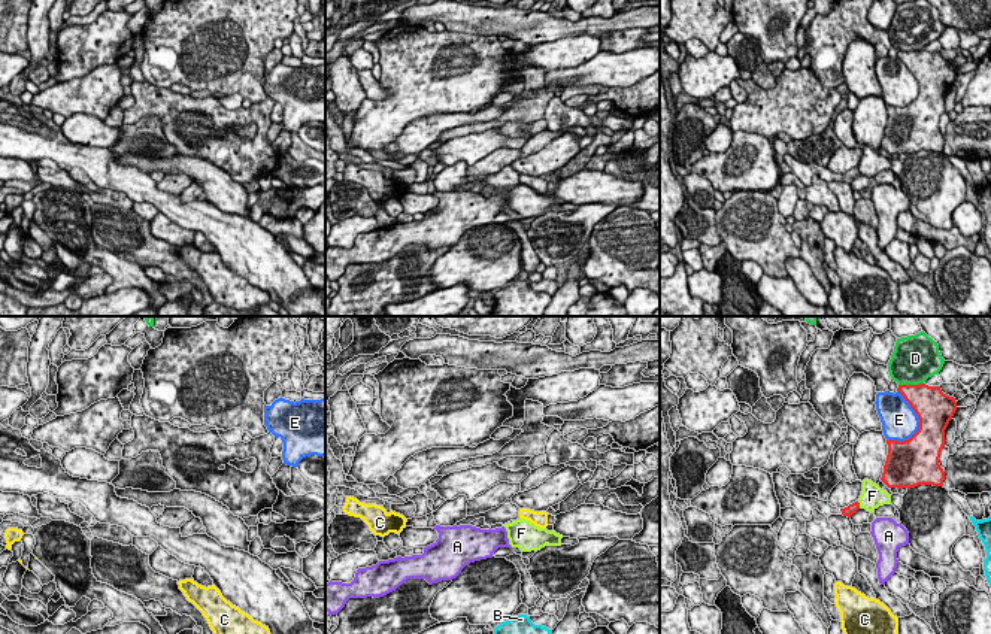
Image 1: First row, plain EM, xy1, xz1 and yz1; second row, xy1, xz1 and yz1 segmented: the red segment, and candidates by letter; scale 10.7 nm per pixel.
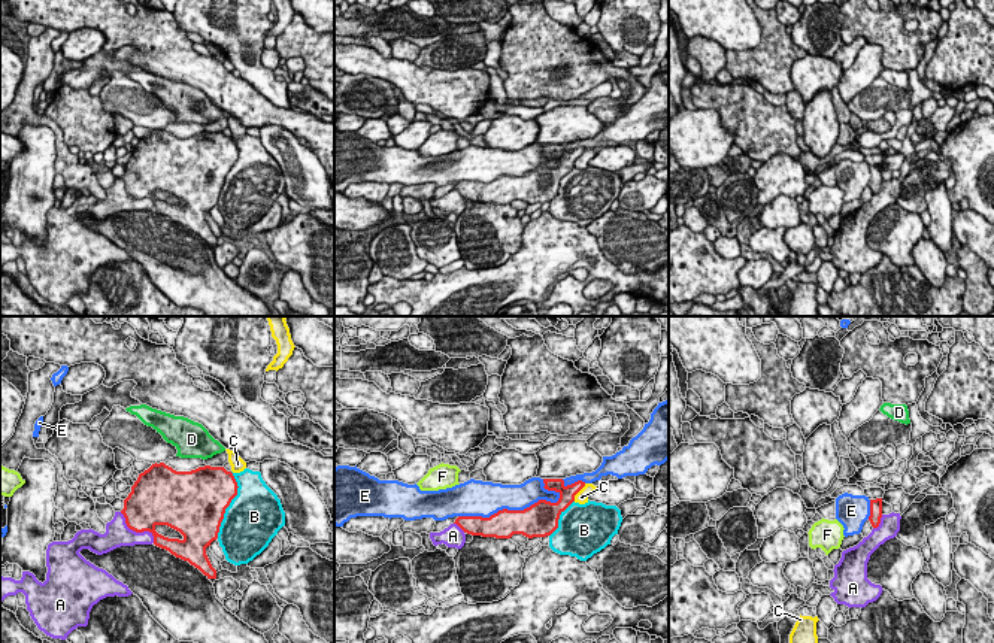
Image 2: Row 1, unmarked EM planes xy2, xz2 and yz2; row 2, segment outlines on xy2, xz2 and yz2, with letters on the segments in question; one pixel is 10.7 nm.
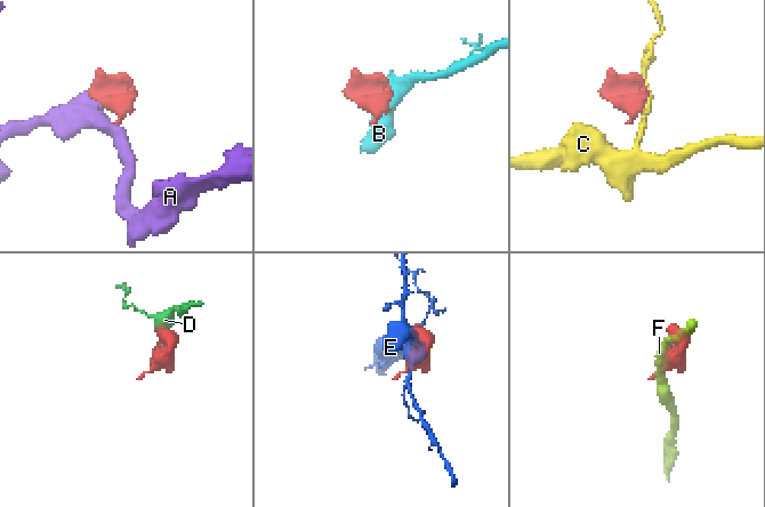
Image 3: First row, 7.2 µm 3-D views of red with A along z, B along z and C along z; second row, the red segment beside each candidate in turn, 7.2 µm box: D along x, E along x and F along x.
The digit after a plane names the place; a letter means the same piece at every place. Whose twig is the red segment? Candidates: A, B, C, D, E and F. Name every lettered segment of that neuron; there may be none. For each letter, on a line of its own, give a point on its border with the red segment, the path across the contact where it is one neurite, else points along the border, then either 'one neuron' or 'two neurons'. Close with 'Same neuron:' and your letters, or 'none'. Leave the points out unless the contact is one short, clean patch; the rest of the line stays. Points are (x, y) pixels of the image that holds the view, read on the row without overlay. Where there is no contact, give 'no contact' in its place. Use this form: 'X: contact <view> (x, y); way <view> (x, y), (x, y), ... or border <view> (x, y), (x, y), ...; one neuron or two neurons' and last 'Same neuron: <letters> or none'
A: contact xy2 (136, 197); two neurons
B: contact xy2 (229, 170); two neurons
C: contact xz2 (578, 157); two neurons
D: contact yz1 (911, 51); two neurons
E: contact xz2 (511, 176); two neurons
F: contact yz1 (858, 170); border yz1 (857, 167), (860, 172); two neurons
Same neuron: none

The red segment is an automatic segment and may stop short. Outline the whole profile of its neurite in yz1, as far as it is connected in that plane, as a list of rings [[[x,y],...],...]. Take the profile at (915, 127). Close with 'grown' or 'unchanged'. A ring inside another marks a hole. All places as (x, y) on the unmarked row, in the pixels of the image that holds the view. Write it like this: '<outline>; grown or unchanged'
[[[898,51],[904,66],[919,85],[918,97],[907,106],[887,106],[888,121],[881,146],[888,154],[918,151],[943,152],[945,137],[939,130],[945,95],[957,76],[957,67],[940,52]]]; unchanged

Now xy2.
[[[155,128],[139,140],[131,158],[124,166],[121,179],[130,195],[136,198],[149,197],[154,201],[155,212],[188,227],[207,245],[216,245],[216,236],[206,221],[206,213],[218,204],[225,175],[237,161],[237,154],[233,139],[224,133],[204,131],[191,137],[176,137],[164,128]],[[157,191],[167,191],[179,197],[184,204],[164,203],[155,197]]]; unchanged

